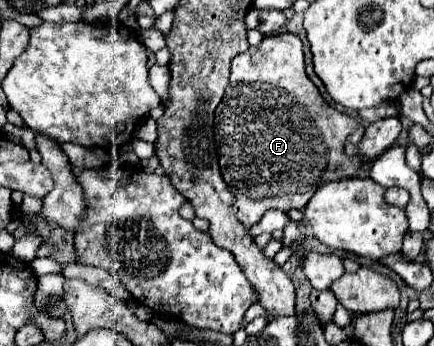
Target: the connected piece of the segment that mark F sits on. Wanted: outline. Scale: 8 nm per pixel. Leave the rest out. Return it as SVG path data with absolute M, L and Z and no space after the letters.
M275 34L265 36L263 44L251 46L247 52L237 54L231 60L231 78L223 100L215 110L215 144L223 180L235 194L235 214L245 228L251 228L261 220L261 216L277 208L289 212L293 208L303 210L309 198L325 182L341 178L357 178L367 164L359 154L347 156L345 144L359 144L363 138L363 124L355 118L341 114L329 106L317 86L309 80L305 72L303 42L295 34Z

